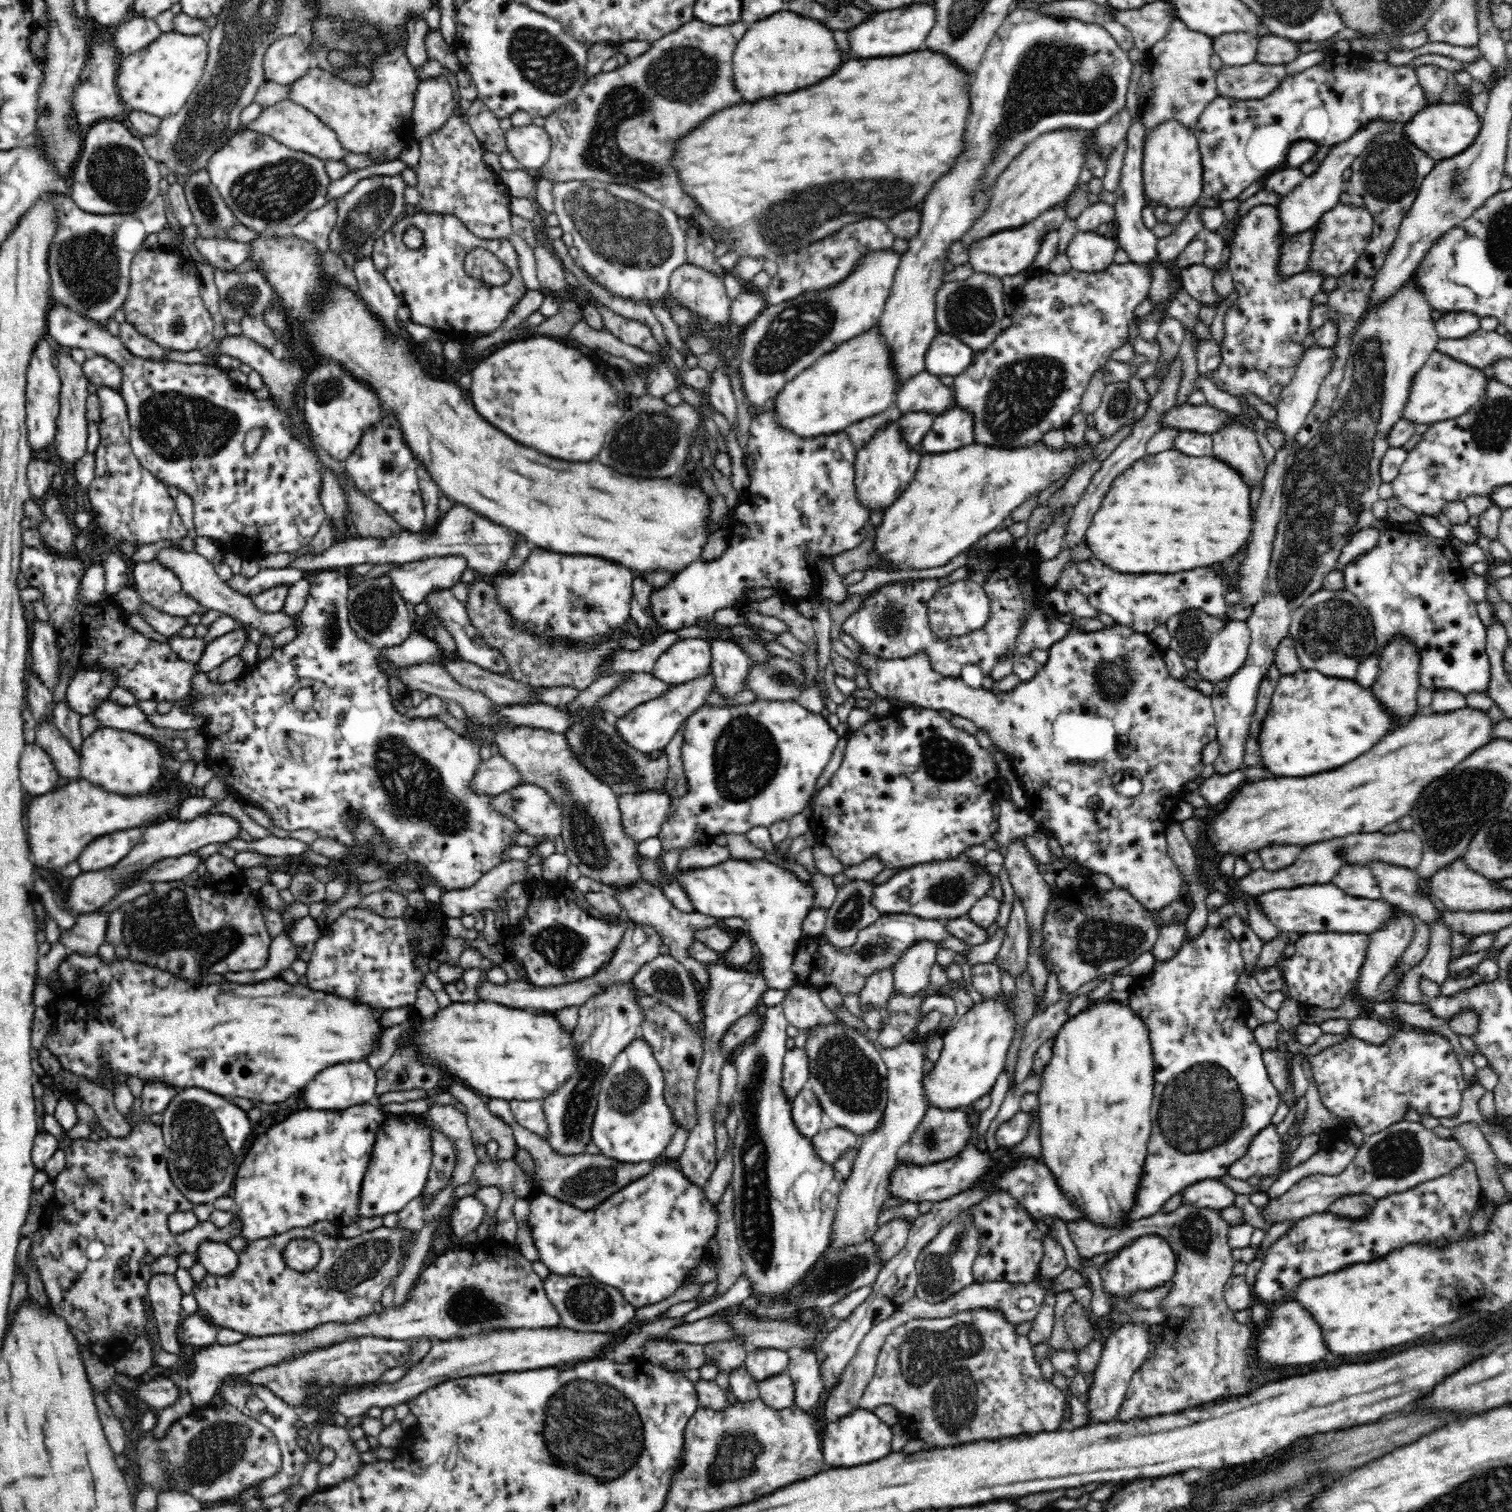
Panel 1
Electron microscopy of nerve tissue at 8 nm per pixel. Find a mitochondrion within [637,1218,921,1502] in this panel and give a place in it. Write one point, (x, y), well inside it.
(738, 1455)

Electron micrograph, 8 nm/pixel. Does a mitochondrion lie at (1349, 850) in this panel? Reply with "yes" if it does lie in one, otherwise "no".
yes

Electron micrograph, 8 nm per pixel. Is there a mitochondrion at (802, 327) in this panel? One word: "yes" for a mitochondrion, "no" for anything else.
yes

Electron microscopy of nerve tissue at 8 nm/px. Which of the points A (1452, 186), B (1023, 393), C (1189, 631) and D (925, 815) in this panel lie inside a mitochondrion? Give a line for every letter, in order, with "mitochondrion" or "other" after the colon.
A: mitochondrion
B: mitochondrion
C: mitochondrion
D: other

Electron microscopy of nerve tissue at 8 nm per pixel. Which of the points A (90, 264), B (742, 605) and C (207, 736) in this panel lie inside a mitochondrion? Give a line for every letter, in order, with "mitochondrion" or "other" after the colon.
A: mitochondrion
B: other
C: other

